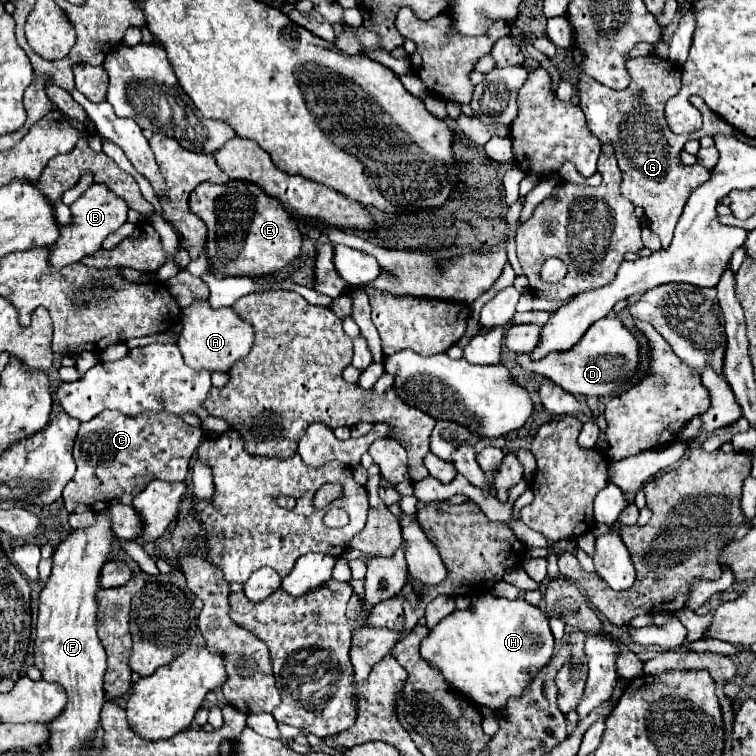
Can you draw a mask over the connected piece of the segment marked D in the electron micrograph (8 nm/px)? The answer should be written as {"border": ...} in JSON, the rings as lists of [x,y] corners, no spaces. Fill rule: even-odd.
{"border":[[[600,319],[584,333],[584,337],[566,353],[550,353],[540,361],[530,361],[526,355],[516,355],[516,363],[528,371],[550,377],[556,385],[572,395],[596,395],[610,397],[628,379],[632,379],[640,369],[640,343],[638,339],[624,327],[620,319]]]}

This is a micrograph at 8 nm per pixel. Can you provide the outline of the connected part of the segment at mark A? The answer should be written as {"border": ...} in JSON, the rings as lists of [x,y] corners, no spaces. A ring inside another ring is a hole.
{"border":[[[194,301],[194,305],[182,309],[182,333],[176,345],[180,347],[186,365],[190,365],[196,371],[230,371],[230,367],[238,359],[244,359],[250,353],[252,341],[252,325],[248,321],[242,321],[232,307],[212,309],[208,301]]]}

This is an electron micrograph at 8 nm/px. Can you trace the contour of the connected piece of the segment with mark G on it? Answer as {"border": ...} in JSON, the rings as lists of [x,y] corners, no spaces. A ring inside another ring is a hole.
{"border":[[[658,55],[634,57],[626,63],[626,67],[632,75],[632,83],[624,91],[608,89],[588,75],[582,75],[578,83],[580,109],[586,115],[588,129],[600,139],[600,143],[614,145],[618,167],[624,175],[620,191],[626,199],[644,209],[646,219],[650,221],[648,227],[660,237],[662,249],[666,249],[666,245],[672,241],[672,233],[682,215],[686,199],[698,187],[698,183],[706,183],[710,177],[710,171],[702,165],[682,165],[680,151],[684,143],[706,135],[713,137],[717,133],[735,135],[735,129],[710,113],[701,98],[693,96],[693,105],[704,115],[704,127],[690,135],[672,133],[666,123],[664,103],[680,91],[680,67],[668,59],[660,59]]]}

